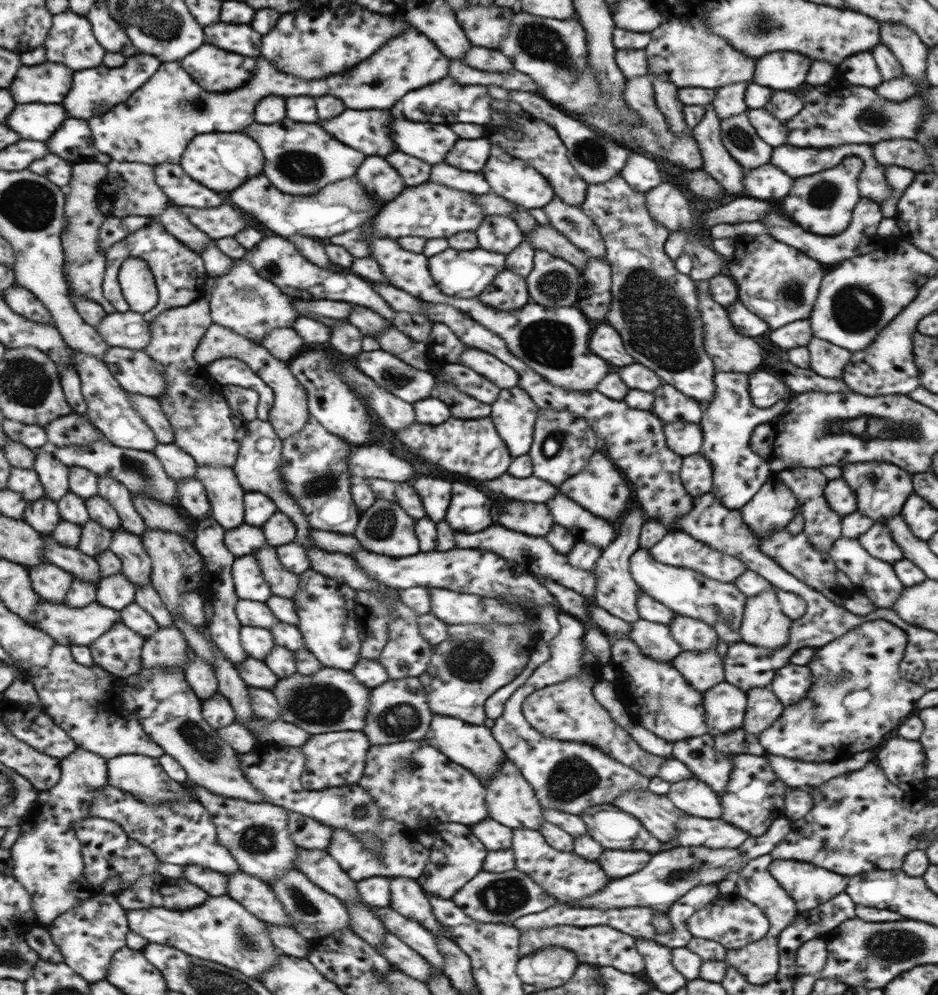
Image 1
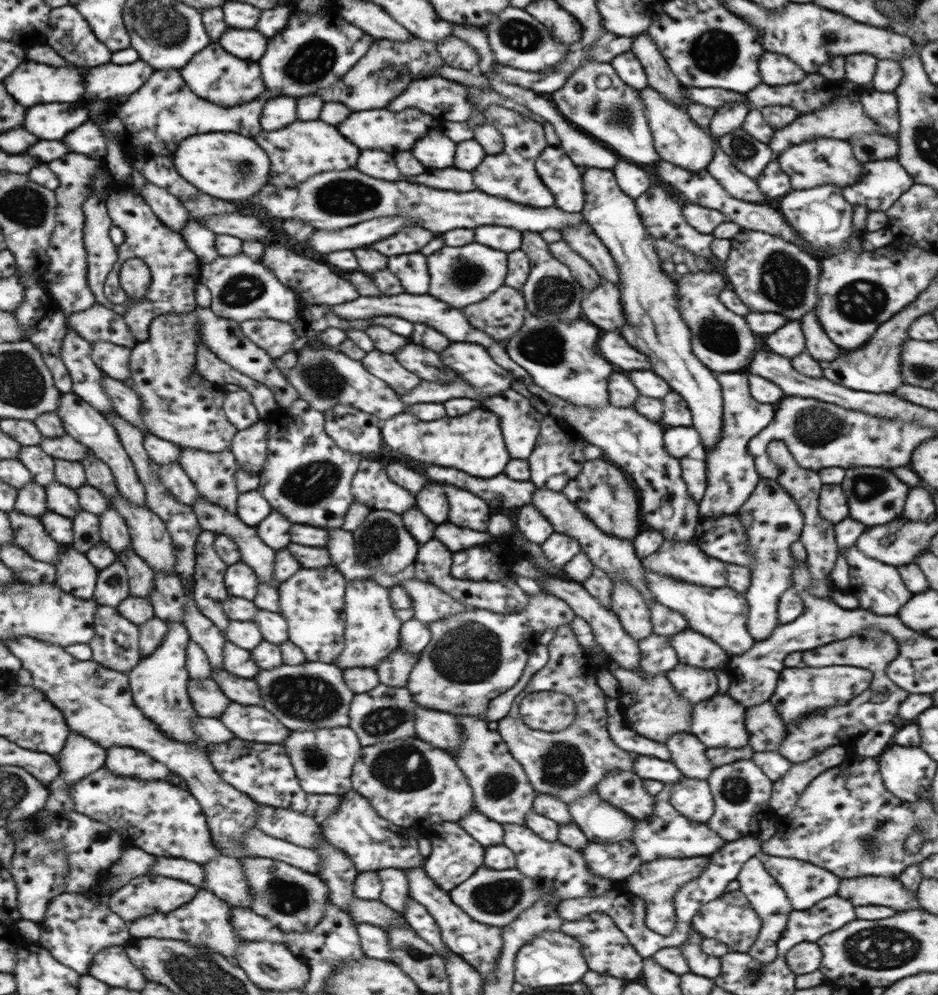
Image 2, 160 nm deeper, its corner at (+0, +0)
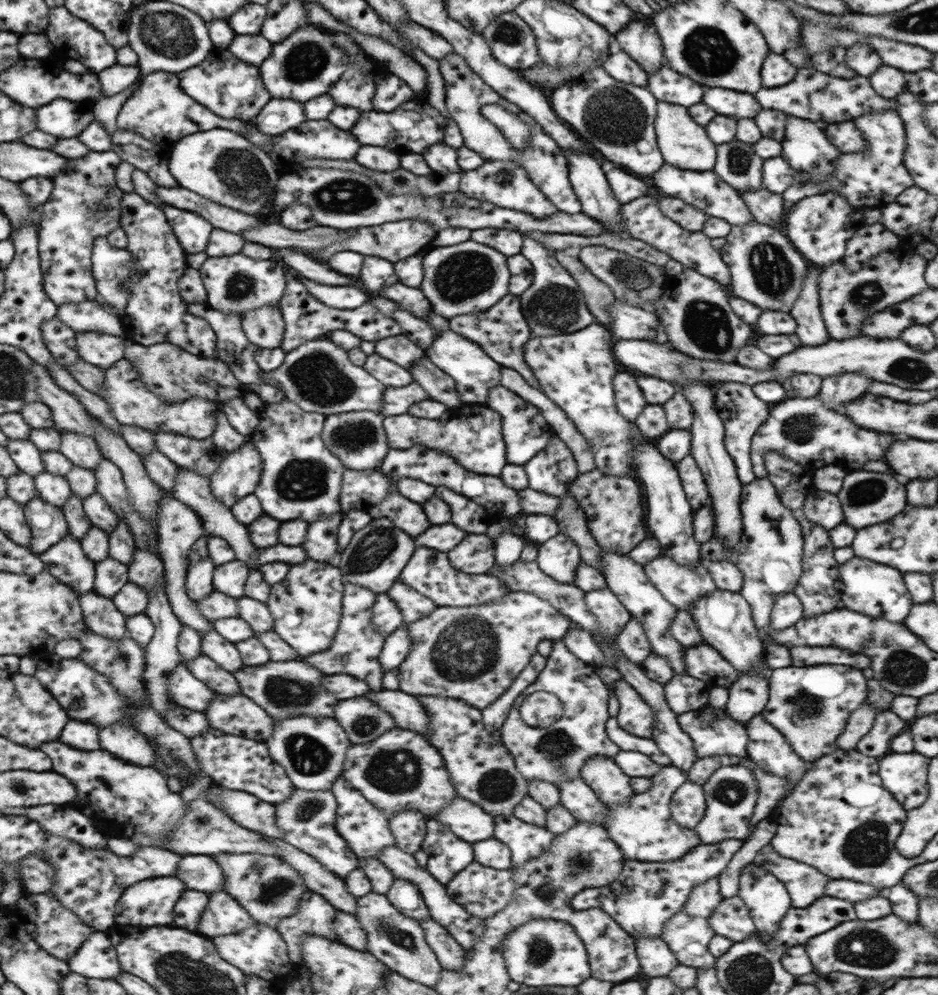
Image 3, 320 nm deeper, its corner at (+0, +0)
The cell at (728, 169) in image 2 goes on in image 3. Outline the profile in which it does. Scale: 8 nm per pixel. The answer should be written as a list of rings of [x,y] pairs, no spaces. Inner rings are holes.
[[[762,188],[760,190],[746,190],[743,192],[742,198],[758,223],[771,226],[774,229],[782,226],[786,208],[781,194]]]

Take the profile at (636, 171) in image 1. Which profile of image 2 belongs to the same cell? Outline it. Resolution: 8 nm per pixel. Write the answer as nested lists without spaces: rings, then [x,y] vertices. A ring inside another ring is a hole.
[[[623,158],[616,163],[613,168],[613,175],[615,176],[618,186],[630,197],[637,199],[641,194],[644,194],[652,184],[650,180],[650,172],[644,170],[642,165],[632,163]]]

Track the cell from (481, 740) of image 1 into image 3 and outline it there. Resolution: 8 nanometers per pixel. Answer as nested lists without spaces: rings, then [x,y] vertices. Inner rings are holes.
[[[400,689],[371,691],[365,694],[376,706],[389,712],[394,722],[401,729],[408,729],[425,736],[430,716],[414,695],[406,694]]]

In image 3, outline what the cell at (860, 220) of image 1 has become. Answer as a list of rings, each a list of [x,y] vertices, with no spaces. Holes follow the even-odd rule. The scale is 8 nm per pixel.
[[[665,162],[651,177],[656,188],[660,188],[668,197],[682,199],[686,204],[696,207],[710,217],[724,219],[731,225],[743,225],[756,221],[739,192],[724,182],[713,170],[682,170]]]

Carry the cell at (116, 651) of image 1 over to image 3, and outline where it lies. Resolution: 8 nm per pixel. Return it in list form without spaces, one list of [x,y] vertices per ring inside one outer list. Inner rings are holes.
[[[90,591],[79,595],[79,601],[87,629],[92,634],[110,640],[130,637],[126,631],[126,616],[116,608],[112,600],[100,596],[96,591]]]

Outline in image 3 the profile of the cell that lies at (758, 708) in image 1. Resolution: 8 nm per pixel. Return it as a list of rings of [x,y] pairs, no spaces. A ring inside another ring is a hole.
[[[761,714],[744,725],[749,738],[747,757],[763,772],[787,778],[787,788],[792,791],[807,772],[802,759],[792,750],[784,735]]]

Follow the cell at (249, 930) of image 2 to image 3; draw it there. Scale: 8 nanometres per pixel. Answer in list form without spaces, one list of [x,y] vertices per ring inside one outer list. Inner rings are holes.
[[[226,891],[208,894],[207,908],[200,915],[197,932],[208,938],[236,934],[258,923],[246,909]]]

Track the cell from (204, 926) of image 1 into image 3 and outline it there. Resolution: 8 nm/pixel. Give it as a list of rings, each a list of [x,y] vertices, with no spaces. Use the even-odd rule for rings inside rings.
[[[186,889],[174,905],[171,926],[197,932],[197,922],[203,910],[207,908],[208,897],[208,893]]]

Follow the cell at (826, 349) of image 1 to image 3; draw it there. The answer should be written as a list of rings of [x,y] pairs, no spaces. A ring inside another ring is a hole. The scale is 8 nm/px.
[[[810,264],[804,279],[804,288],[800,291],[794,306],[791,306],[790,314],[797,322],[797,337],[802,340],[804,346],[820,346],[826,344],[829,334],[820,316],[820,299],[818,290],[818,277],[821,268]]]

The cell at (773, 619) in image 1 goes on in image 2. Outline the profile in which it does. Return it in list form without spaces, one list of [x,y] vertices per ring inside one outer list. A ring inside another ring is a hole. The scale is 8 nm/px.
[[[770,478],[760,479],[737,515],[746,528],[748,549],[756,555],[754,562],[748,567],[751,571],[751,581],[744,593],[749,606],[746,628],[752,638],[761,641],[772,636],[772,632],[780,627],[777,606],[781,594],[794,583],[790,547],[800,538],[803,515],[798,504],[784,487],[780,486],[777,479]]]

